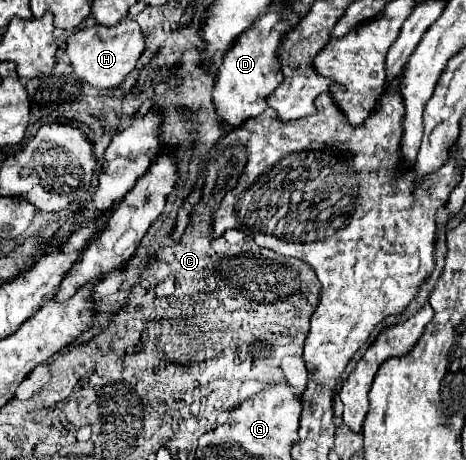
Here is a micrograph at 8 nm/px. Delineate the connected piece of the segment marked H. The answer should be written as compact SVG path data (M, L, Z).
M130 18L122 20L122 24L112 28L96 24L92 28L78 30L70 34L66 40L66 54L70 58L76 76L82 82L100 90L118 88L124 82L124 78L134 70L142 52L144 52L144 34L140 26Z

